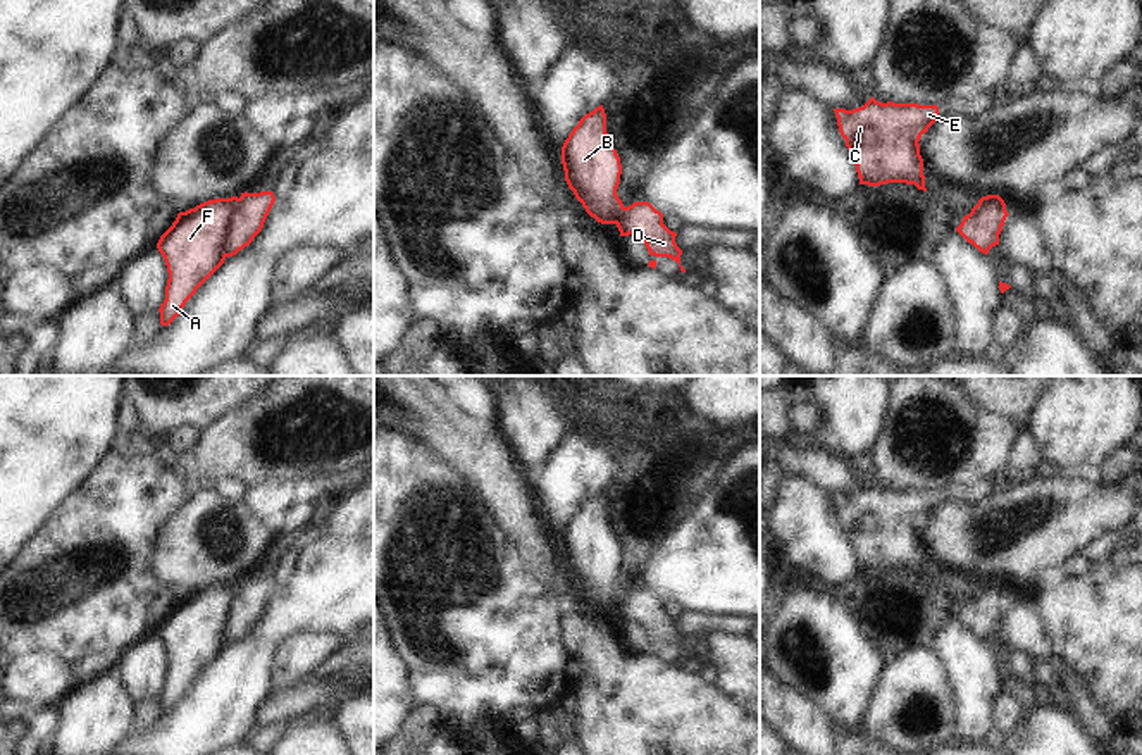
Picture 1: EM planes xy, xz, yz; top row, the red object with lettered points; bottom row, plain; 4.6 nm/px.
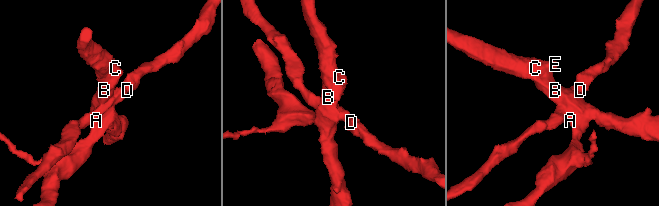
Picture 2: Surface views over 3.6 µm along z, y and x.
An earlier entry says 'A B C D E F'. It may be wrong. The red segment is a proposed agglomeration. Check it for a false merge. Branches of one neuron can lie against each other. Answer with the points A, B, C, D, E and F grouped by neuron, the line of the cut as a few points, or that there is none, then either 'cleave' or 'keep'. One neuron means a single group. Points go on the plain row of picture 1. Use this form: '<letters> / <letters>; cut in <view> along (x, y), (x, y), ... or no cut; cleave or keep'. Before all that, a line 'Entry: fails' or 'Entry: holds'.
Entry: fails
A B C E F / D; cut in xy along (238, 585), (228, 611), (224, 642); cleave

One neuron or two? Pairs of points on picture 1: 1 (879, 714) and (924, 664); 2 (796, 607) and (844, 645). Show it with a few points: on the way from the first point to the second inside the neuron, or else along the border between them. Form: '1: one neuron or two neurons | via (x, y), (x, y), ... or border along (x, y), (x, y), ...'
1: one neuron | via (891, 702), (917, 676)
2: one neuron | via (808, 617), (832, 642)

